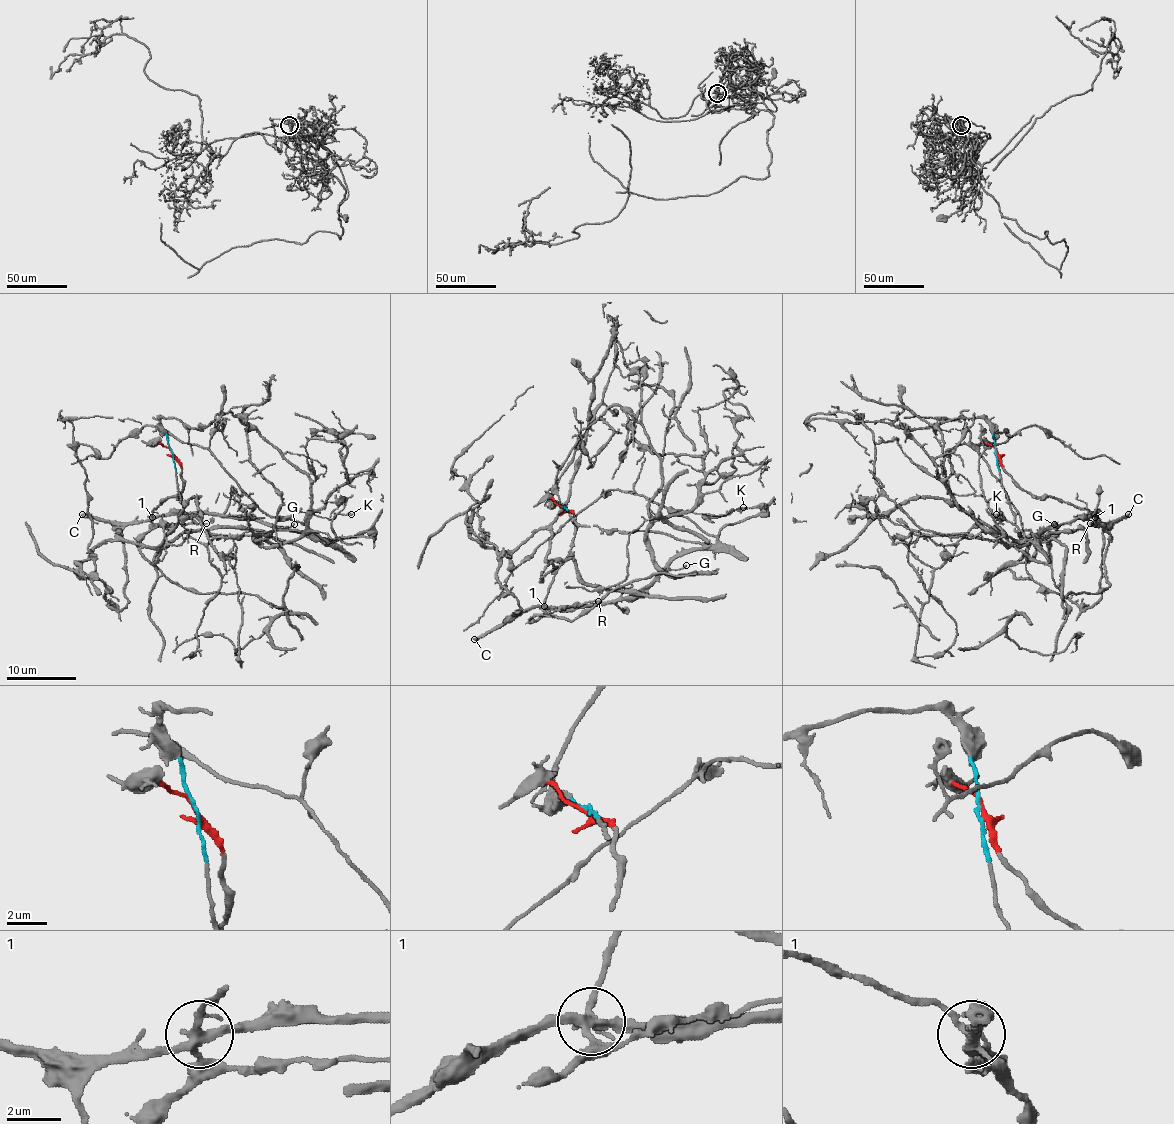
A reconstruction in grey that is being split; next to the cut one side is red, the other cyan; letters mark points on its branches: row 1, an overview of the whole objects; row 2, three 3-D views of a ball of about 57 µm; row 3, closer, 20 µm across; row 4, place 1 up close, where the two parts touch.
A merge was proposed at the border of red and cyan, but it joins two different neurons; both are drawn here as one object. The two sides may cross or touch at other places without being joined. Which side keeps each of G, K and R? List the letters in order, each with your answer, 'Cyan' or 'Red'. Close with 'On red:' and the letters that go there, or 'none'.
G: Cyan
K: Cyan
R: Red
On red: R

